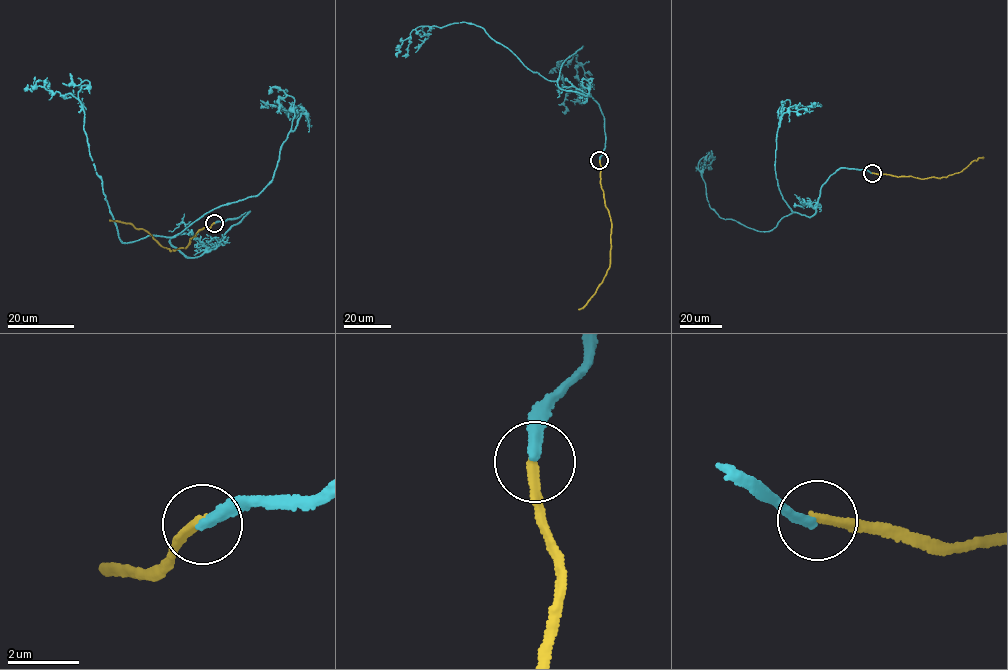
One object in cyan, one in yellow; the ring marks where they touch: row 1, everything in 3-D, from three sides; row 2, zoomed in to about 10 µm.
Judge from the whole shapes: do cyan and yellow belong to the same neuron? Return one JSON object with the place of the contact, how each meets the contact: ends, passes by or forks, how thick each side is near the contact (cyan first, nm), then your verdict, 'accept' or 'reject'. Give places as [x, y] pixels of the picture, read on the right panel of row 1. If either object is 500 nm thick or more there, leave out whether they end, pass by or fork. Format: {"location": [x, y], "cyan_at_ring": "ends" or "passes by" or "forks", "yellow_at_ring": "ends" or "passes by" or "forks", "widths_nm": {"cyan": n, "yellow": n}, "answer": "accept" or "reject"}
{"location": [872, 173], "cyan_at_ring": "ends", "yellow_at_ring": "ends", "widths_nm": {"cyan": 260, "yellow": 280}, "answer": "reject"}

